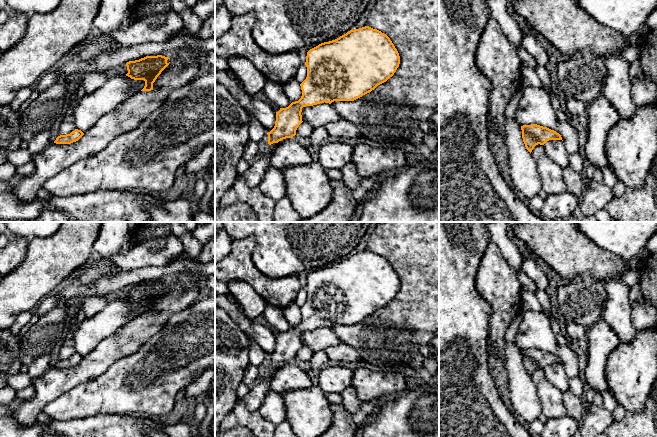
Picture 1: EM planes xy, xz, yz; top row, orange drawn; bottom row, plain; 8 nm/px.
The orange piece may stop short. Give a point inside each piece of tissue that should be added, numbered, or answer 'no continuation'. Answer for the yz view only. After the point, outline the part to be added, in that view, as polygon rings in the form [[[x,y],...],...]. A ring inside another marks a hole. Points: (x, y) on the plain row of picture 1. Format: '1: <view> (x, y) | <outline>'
no continuation

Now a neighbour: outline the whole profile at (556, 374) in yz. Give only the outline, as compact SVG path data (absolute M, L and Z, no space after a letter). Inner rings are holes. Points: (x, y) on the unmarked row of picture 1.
M549 364L543 372L548 382L562 393L569 387L570 378L562 364Z

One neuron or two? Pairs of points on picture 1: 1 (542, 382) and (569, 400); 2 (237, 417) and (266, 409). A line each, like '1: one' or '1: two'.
1: two
2: two

